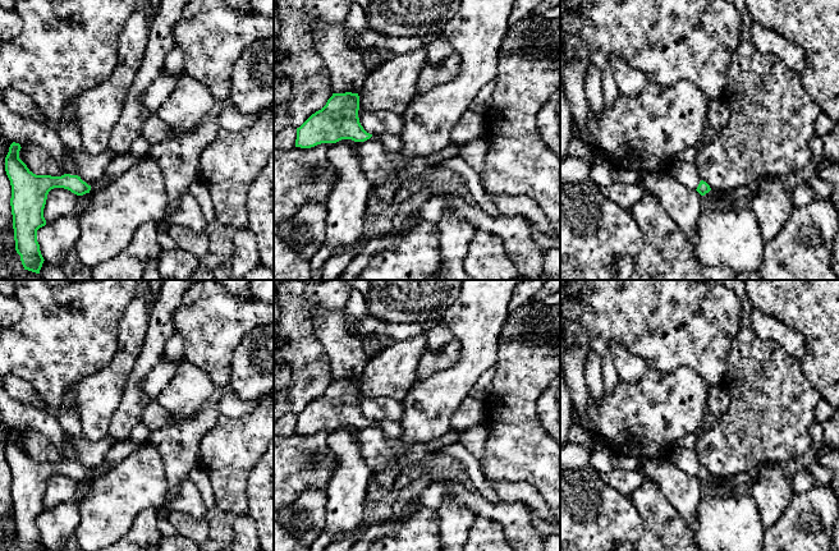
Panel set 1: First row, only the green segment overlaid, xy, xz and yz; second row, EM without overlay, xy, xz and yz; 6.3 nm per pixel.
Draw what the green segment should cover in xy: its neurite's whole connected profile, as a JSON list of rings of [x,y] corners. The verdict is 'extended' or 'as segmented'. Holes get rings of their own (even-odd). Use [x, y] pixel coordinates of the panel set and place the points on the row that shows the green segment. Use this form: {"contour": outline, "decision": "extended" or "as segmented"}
{"contour": [[[13,142],[5,157],[5,171],[12,185],[12,215],[15,251],[24,270],[40,274],[43,257],[37,242],[37,230],[46,225],[43,208],[54,188],[64,188],[77,196],[92,193],[107,185],[104,179],[86,183],[78,175],[36,175],[19,159],[20,144]]], "decision": "extended"}

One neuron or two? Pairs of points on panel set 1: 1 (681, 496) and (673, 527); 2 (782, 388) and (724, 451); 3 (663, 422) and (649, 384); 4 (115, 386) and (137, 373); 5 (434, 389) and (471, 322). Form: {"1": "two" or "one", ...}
{"1": "two", "2": "one", "3": "one", "4": "two", "5": "one"}

